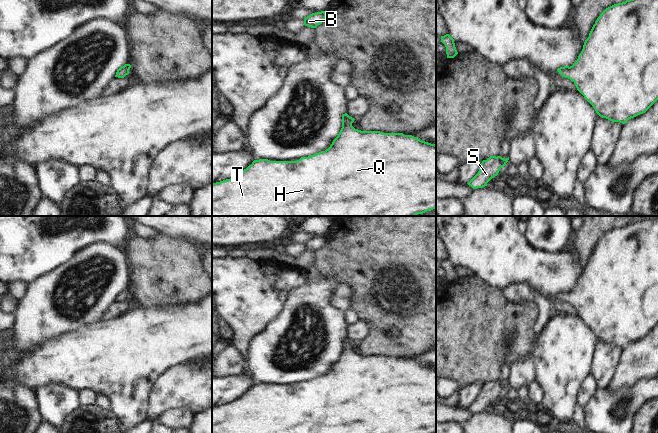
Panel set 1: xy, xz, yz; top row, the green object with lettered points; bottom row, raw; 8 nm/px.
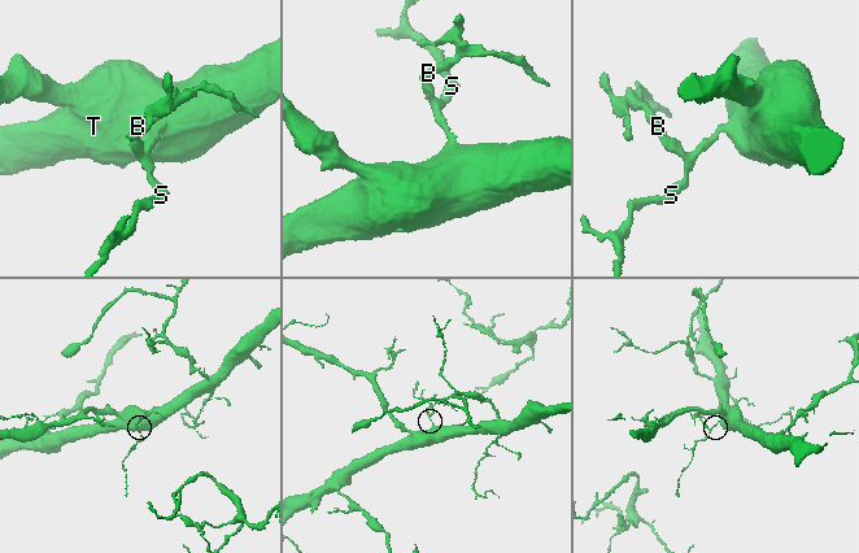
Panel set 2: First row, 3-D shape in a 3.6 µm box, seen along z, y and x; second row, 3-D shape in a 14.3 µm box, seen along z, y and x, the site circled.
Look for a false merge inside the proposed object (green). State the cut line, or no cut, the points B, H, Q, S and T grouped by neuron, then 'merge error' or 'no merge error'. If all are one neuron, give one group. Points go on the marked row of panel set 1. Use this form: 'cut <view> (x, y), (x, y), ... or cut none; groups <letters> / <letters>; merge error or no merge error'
cut none; groups B H Q S T; no merge error

